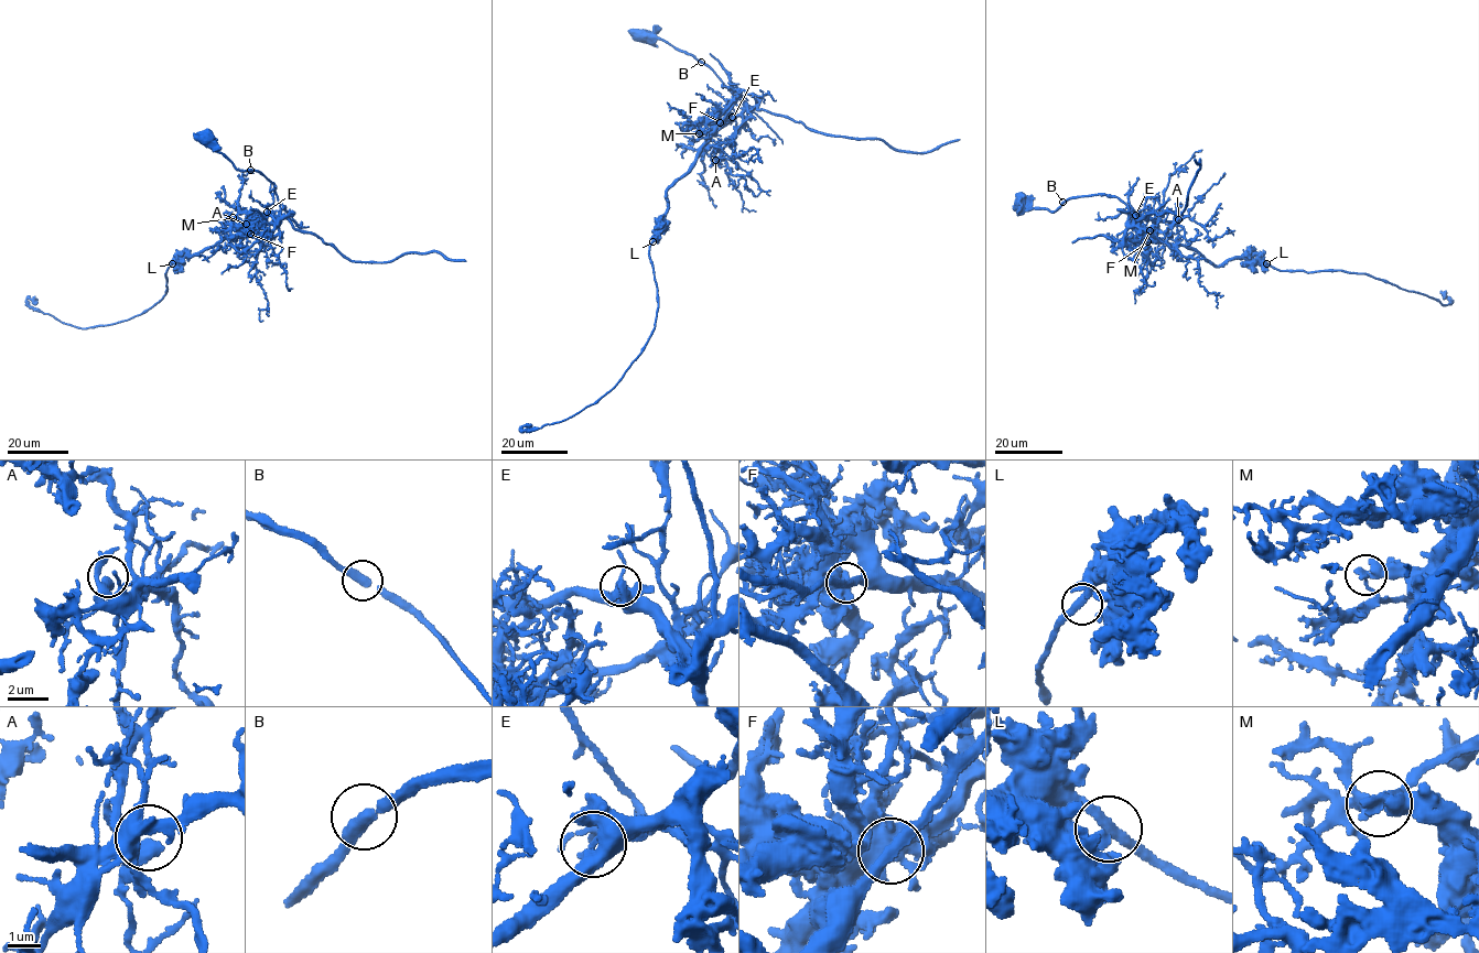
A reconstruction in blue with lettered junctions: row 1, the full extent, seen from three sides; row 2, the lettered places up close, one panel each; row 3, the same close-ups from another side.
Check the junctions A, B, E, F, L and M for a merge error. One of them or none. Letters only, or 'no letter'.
M

